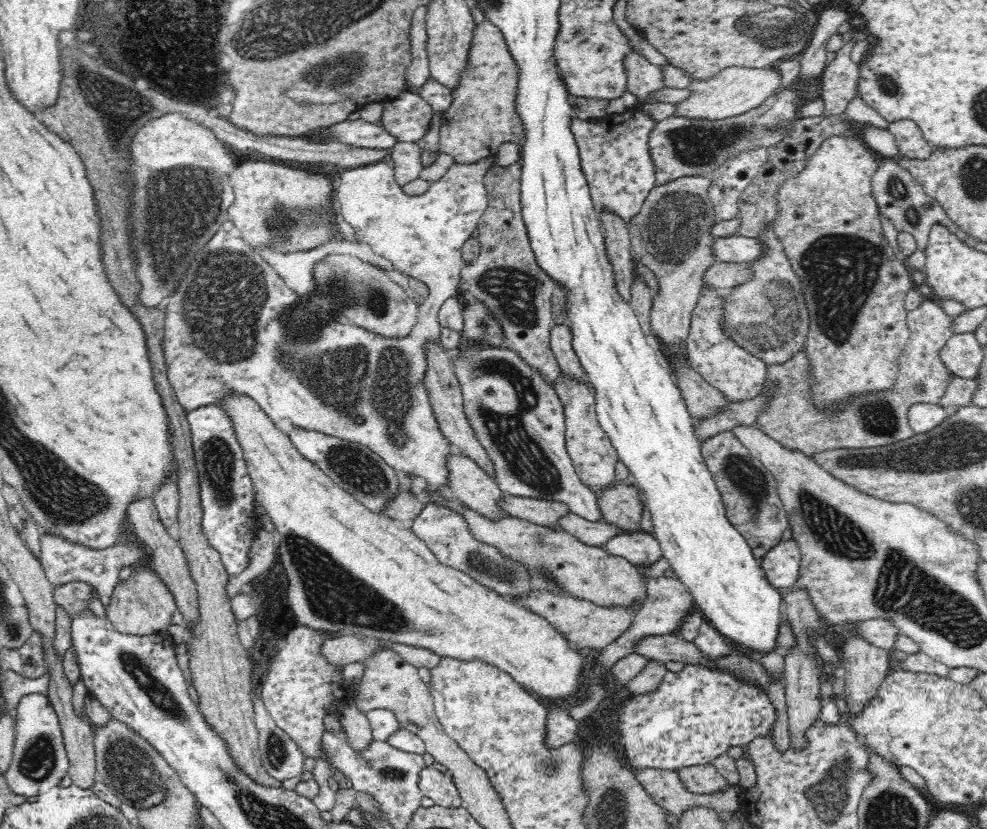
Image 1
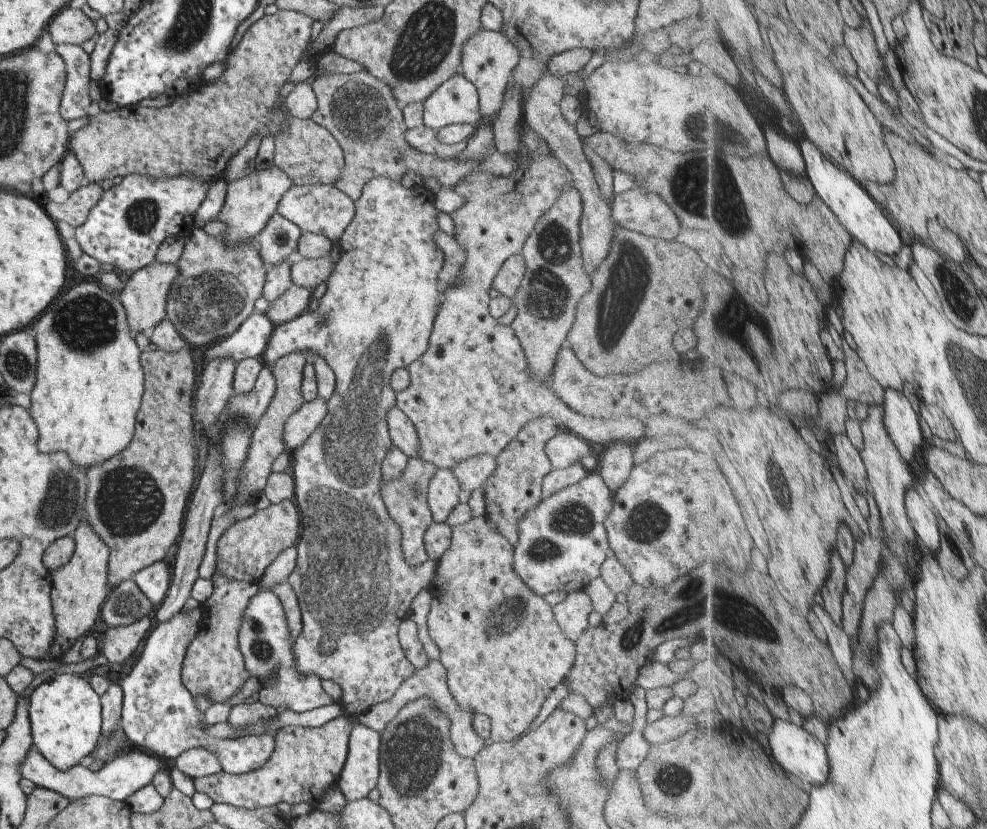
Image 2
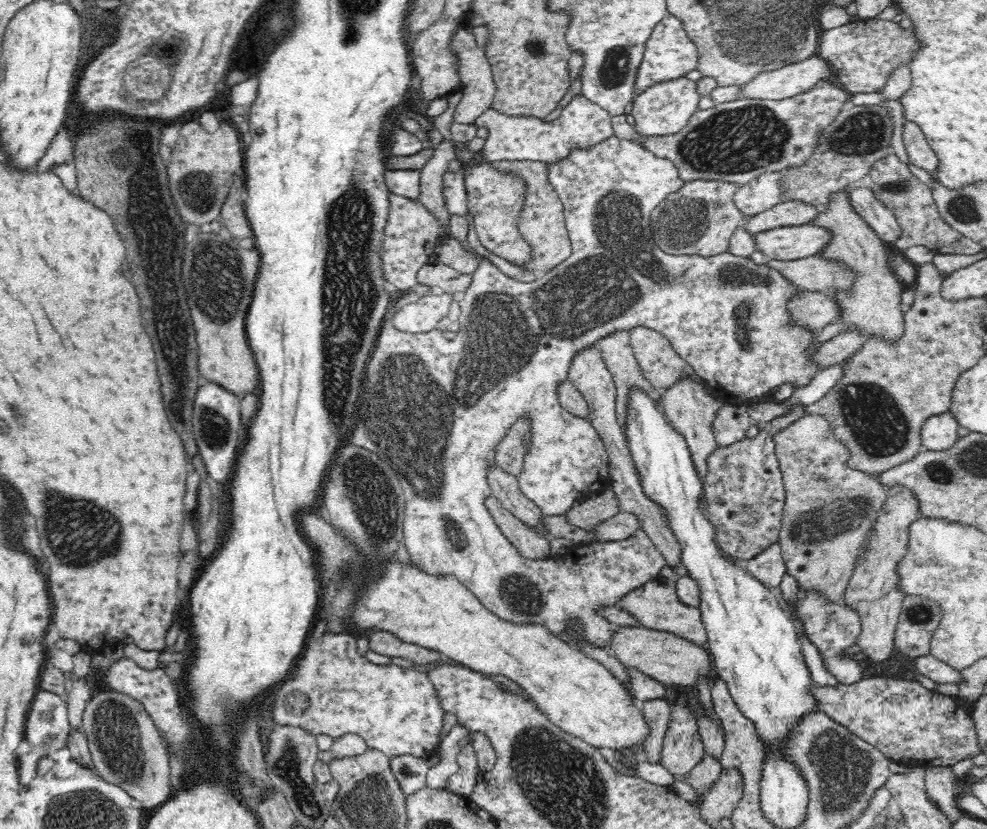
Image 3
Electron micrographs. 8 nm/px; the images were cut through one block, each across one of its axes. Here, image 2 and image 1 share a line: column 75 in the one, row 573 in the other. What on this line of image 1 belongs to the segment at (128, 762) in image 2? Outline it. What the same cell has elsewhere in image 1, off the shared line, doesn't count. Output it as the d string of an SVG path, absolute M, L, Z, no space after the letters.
M789 539L780 541L760 560L768 582L781 591L793 588L798 580L801 554L797 542Z

